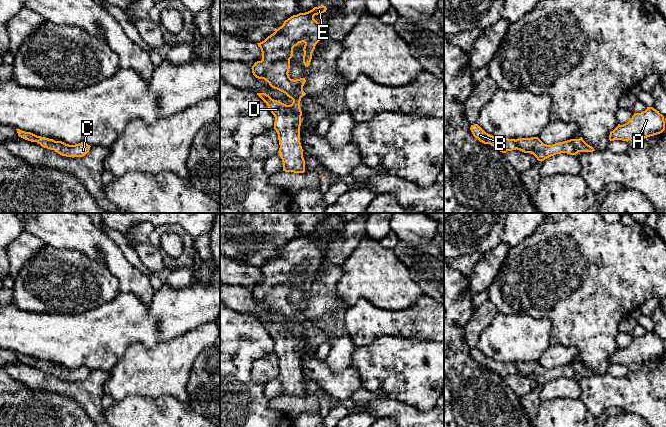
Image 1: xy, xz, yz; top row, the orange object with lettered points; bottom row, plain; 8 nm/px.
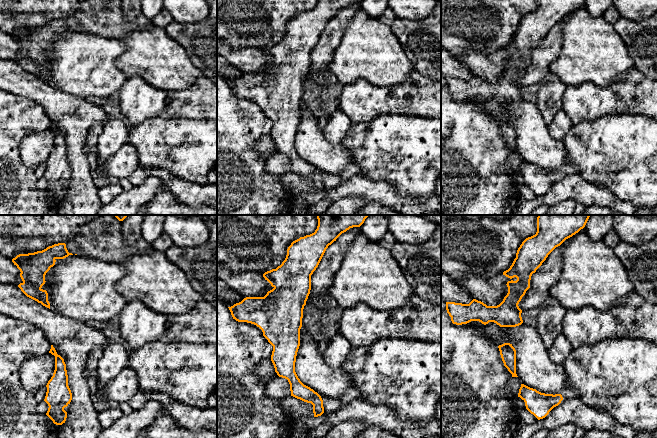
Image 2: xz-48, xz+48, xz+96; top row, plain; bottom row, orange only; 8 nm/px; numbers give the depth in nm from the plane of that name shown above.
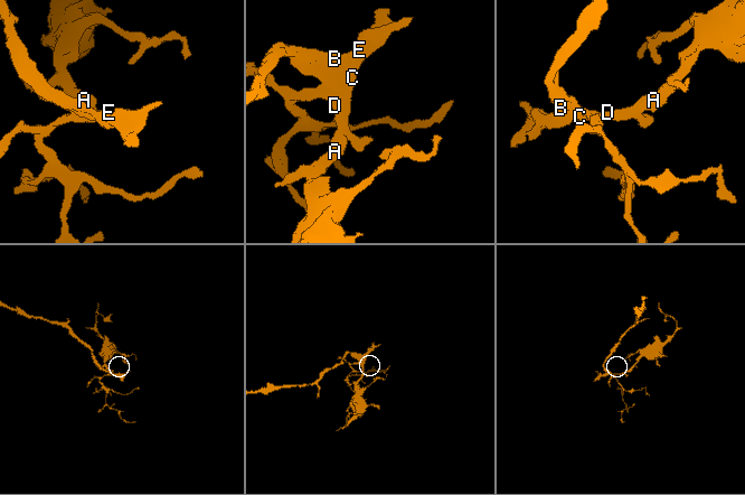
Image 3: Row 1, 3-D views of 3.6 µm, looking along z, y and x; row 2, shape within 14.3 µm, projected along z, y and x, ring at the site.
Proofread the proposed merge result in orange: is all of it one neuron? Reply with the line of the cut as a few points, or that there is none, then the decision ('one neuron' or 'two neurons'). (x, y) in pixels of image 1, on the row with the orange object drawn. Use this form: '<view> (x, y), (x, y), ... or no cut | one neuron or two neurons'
no cut | one neuron

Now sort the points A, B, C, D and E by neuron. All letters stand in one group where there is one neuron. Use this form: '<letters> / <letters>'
A B C D E

